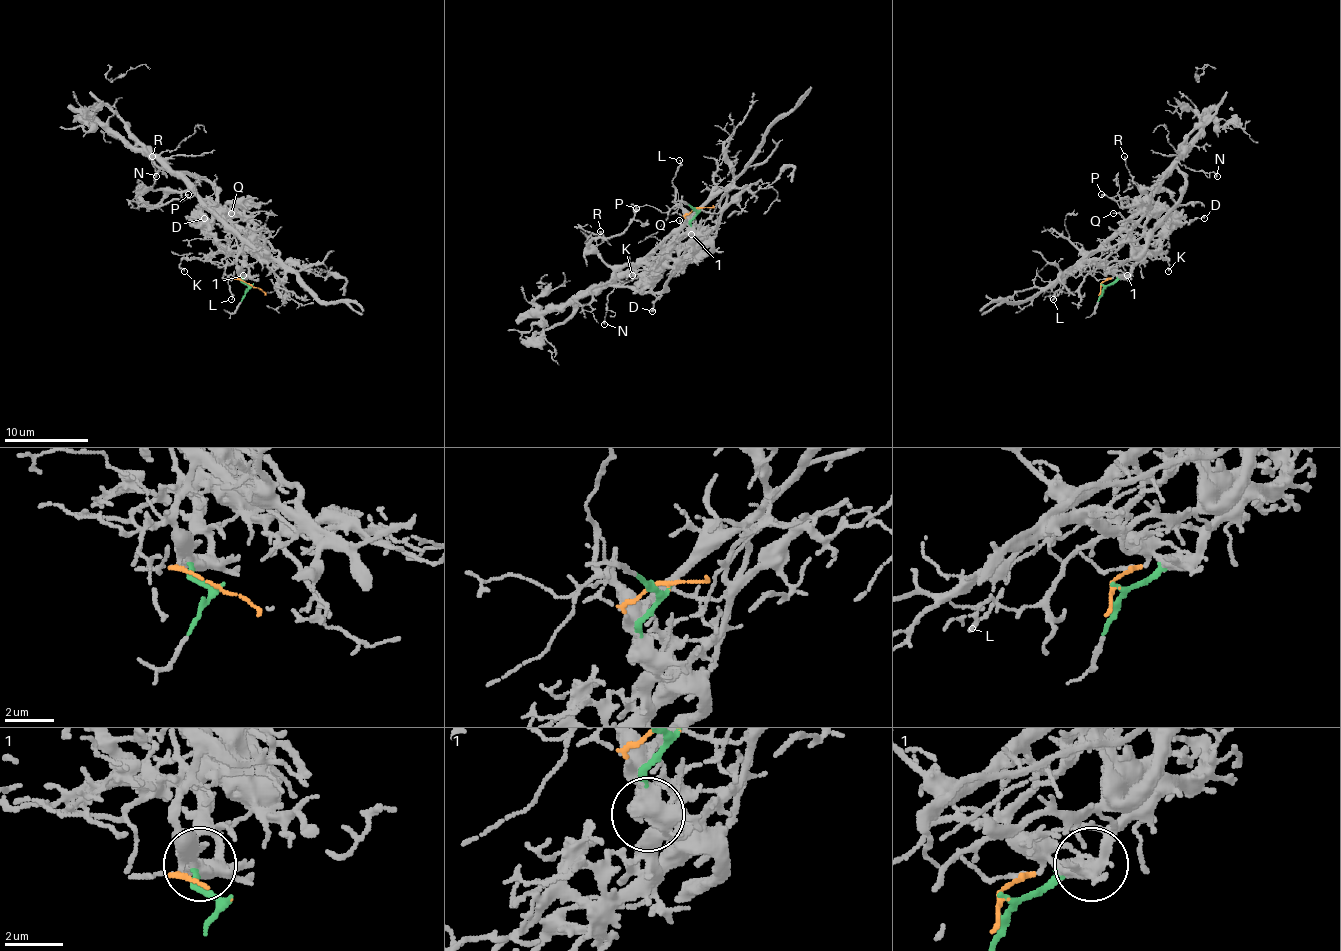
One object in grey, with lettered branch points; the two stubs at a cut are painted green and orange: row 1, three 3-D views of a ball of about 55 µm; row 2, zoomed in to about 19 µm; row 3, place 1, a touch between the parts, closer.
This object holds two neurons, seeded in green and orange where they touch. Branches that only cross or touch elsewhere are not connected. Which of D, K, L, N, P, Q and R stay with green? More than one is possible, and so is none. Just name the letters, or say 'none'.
D, K, Q

